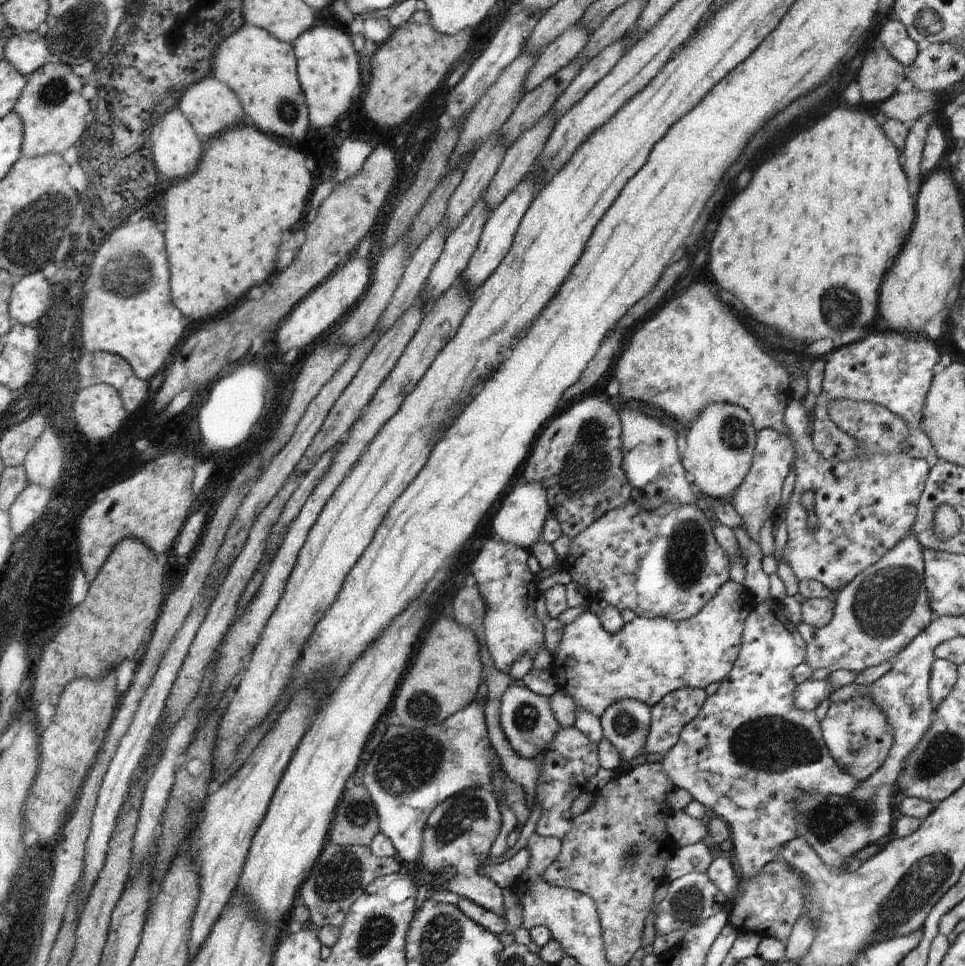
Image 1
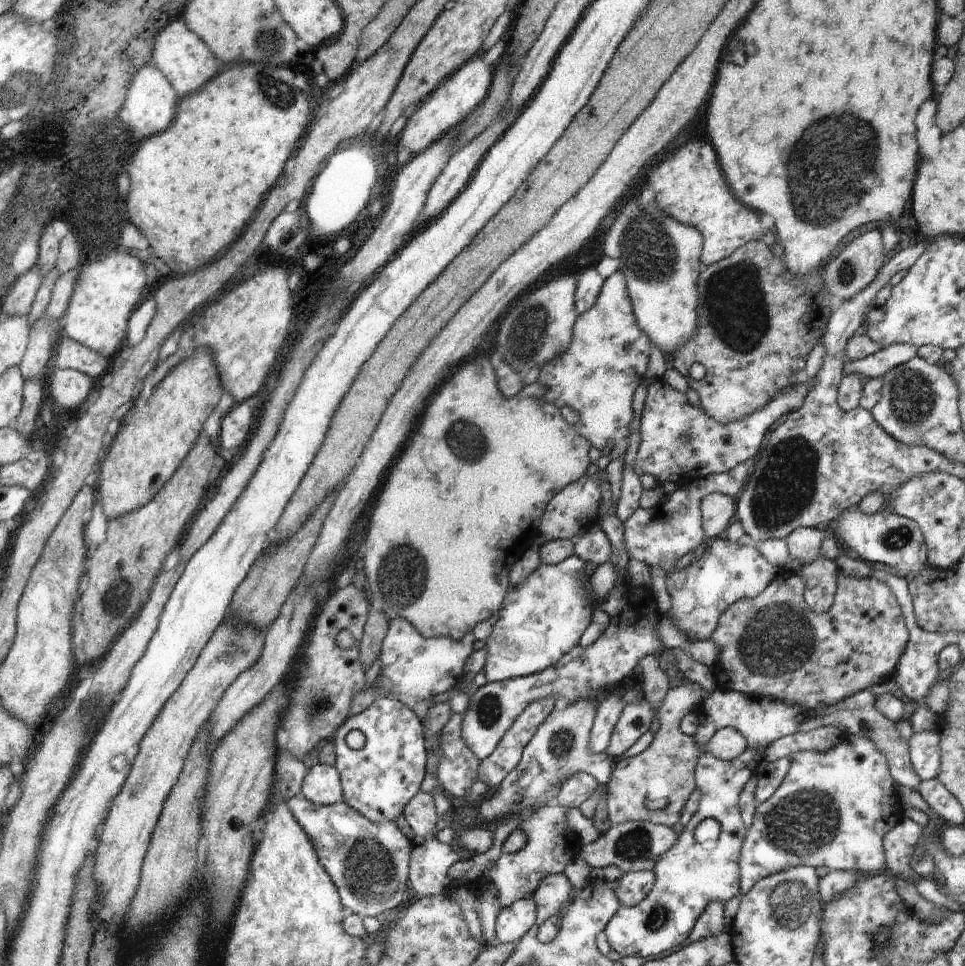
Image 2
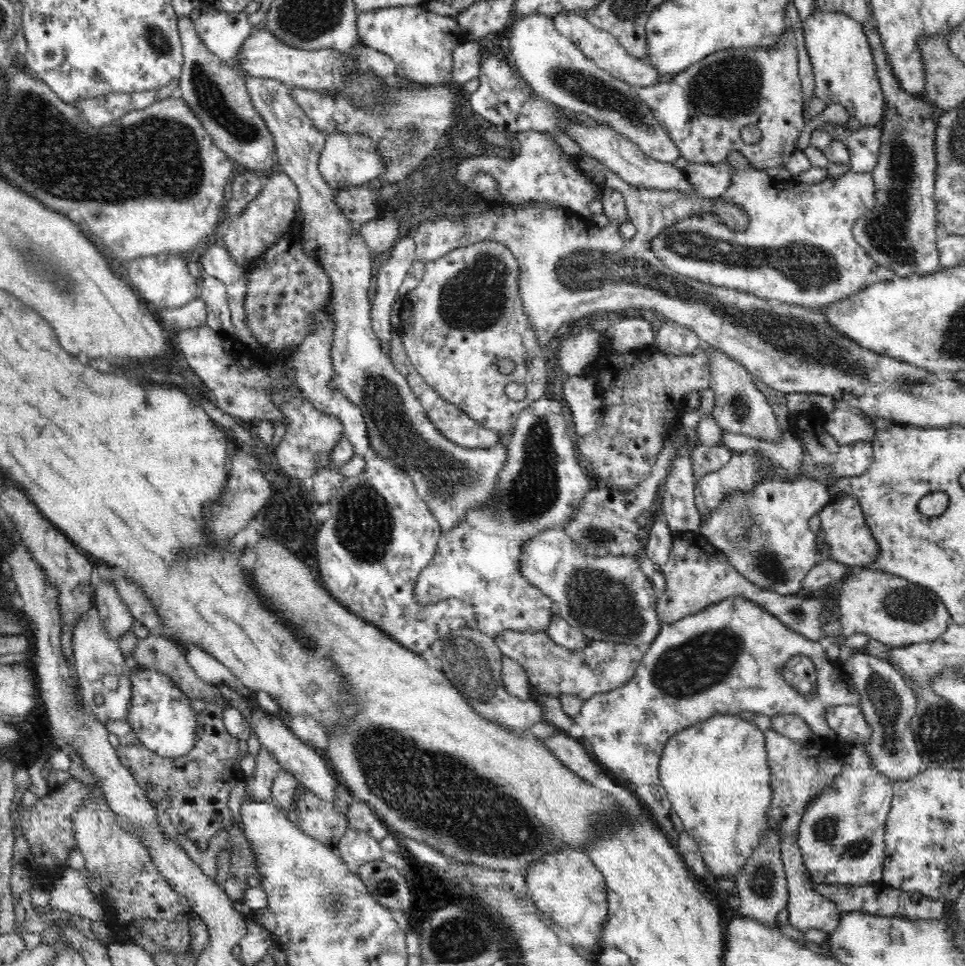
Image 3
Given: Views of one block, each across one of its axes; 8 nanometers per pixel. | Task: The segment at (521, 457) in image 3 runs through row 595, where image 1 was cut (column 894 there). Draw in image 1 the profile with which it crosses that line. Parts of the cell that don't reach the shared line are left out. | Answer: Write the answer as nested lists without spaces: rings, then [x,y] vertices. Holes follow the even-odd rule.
[[[792,398],[785,409],[783,422],[787,436],[793,441],[795,447],[796,482],[788,502],[788,510],[784,515],[789,538],[784,546],[783,560],[798,581],[816,580],[830,591],[838,591],[866,568],[873,566],[886,552],[912,532],[919,499],[929,478],[930,467],[924,459],[916,459],[907,454],[905,447],[909,440],[908,426],[902,418],[895,416],[886,408],[865,401],[831,401],[828,406],[828,415],[838,429],[856,441],[861,455],[848,461],[824,459],[814,450],[813,438],[808,434],[811,417],[808,417],[803,400]],[[807,490],[812,490],[815,494],[813,514],[816,515],[818,524],[812,530],[808,528],[808,514],[799,503],[799,497]]]

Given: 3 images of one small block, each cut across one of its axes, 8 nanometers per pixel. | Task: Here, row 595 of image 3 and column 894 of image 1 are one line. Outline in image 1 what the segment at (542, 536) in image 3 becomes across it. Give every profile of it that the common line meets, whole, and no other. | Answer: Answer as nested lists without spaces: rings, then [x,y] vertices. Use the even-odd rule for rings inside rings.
[[[910,532],[873,566],[866,568],[836,596],[832,621],[819,630],[800,625],[806,644],[805,662],[814,671],[845,669],[861,674],[865,669],[890,661],[921,634],[932,621],[924,587],[923,548]]]

